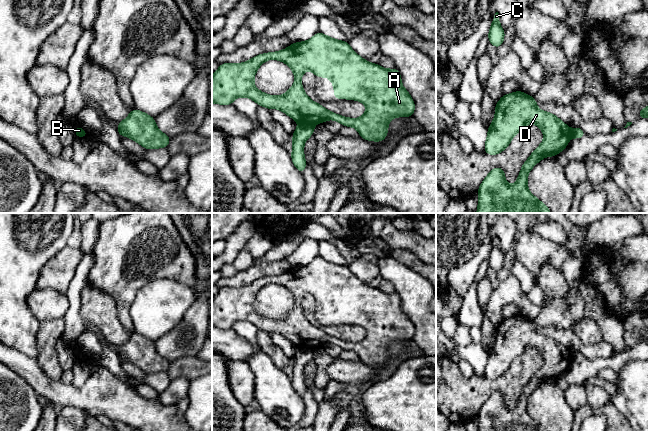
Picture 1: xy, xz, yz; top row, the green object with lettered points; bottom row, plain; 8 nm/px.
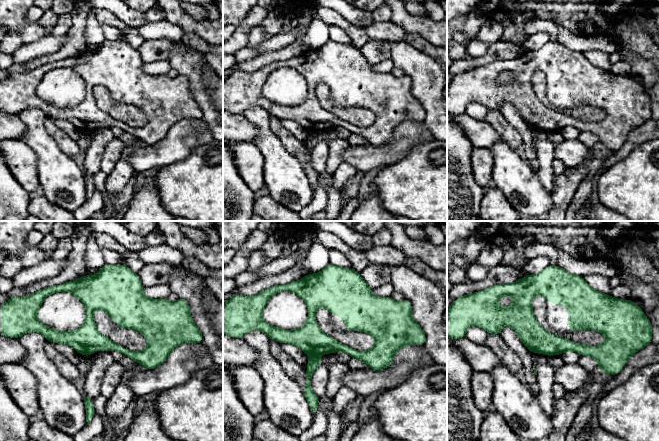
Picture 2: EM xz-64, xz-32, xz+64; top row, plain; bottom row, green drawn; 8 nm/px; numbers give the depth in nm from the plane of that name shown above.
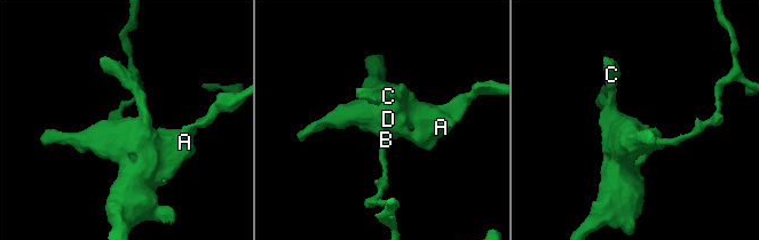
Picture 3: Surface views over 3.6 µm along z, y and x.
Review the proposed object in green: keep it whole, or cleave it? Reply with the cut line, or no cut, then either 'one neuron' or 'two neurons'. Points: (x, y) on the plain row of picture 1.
cut in xz along (300, 347), (311, 349); two neurons

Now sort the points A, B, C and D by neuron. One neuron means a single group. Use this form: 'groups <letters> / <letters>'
groups A C D / B

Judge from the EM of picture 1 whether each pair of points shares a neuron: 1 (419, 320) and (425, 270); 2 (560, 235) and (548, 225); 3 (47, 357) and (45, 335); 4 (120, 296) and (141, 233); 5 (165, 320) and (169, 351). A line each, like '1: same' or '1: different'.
1: different
2: same
3: same
4: same
5: different

